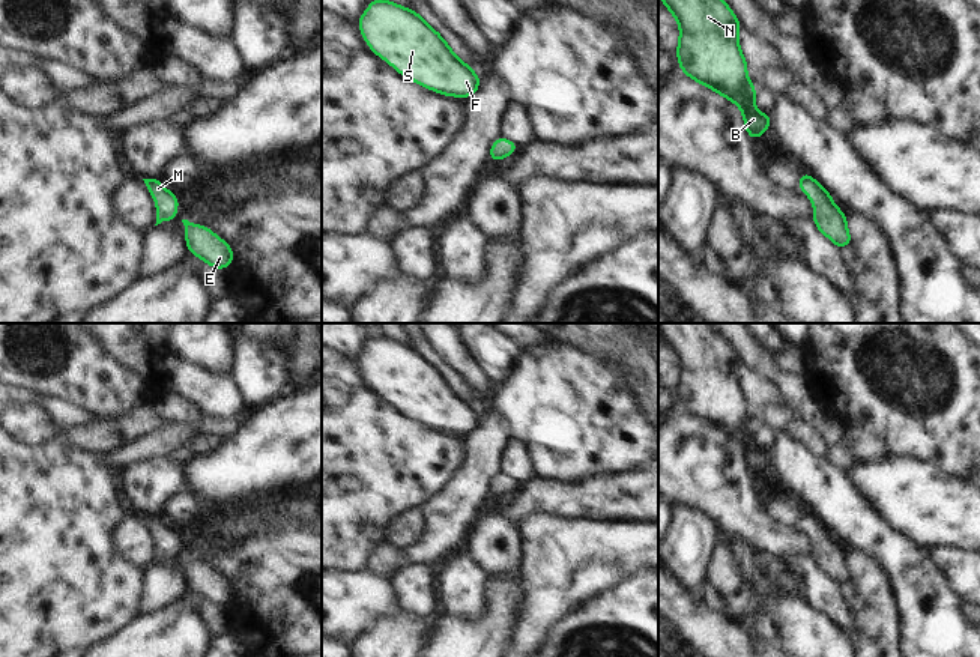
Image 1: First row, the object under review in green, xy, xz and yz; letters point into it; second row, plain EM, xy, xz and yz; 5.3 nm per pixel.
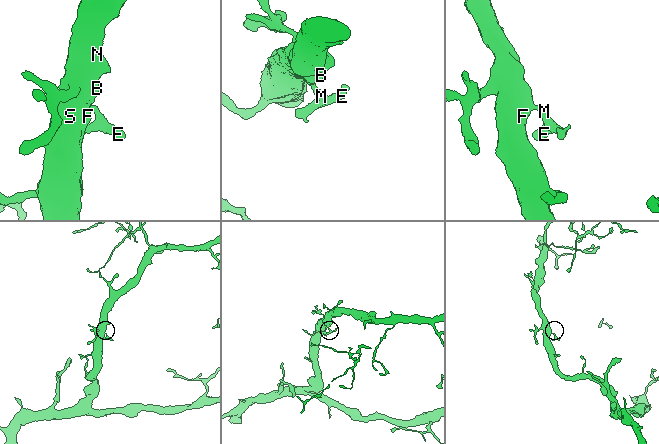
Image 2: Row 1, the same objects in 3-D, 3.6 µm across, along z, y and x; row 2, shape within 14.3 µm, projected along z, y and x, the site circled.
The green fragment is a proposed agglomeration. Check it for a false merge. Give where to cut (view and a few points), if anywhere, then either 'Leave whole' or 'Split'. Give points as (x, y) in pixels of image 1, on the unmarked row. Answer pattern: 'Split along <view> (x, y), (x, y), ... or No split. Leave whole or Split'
No split. Leave whole

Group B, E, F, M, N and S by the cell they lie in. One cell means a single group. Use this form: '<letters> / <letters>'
B E F M N S

